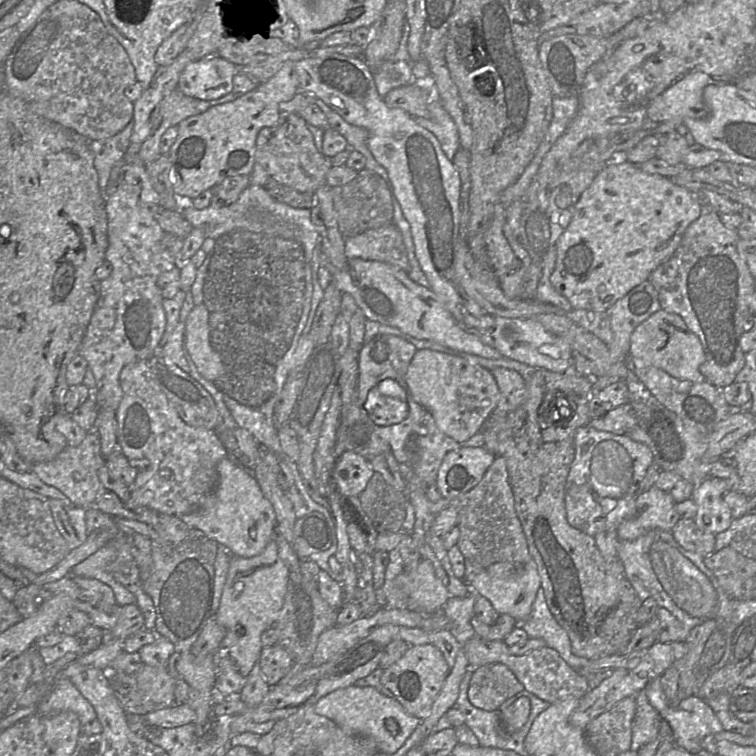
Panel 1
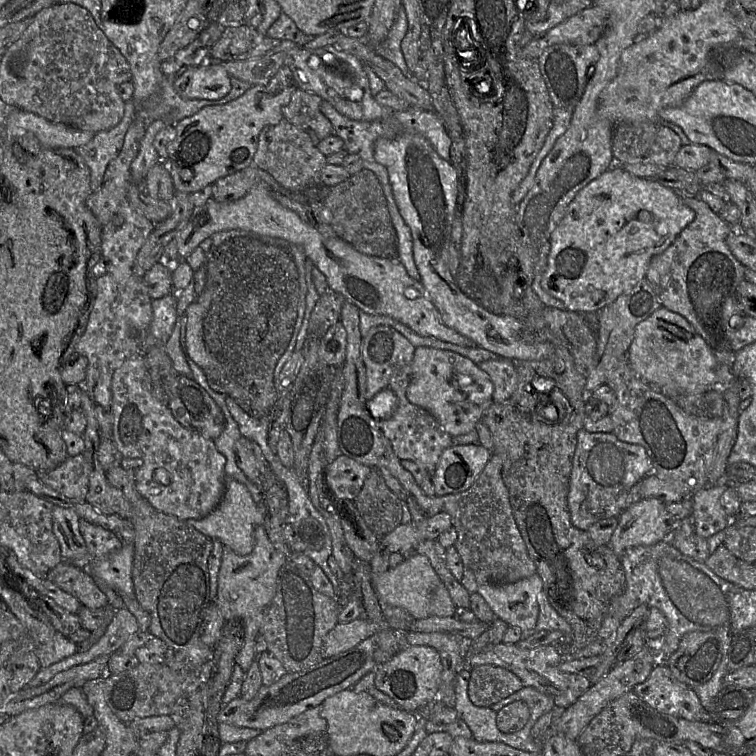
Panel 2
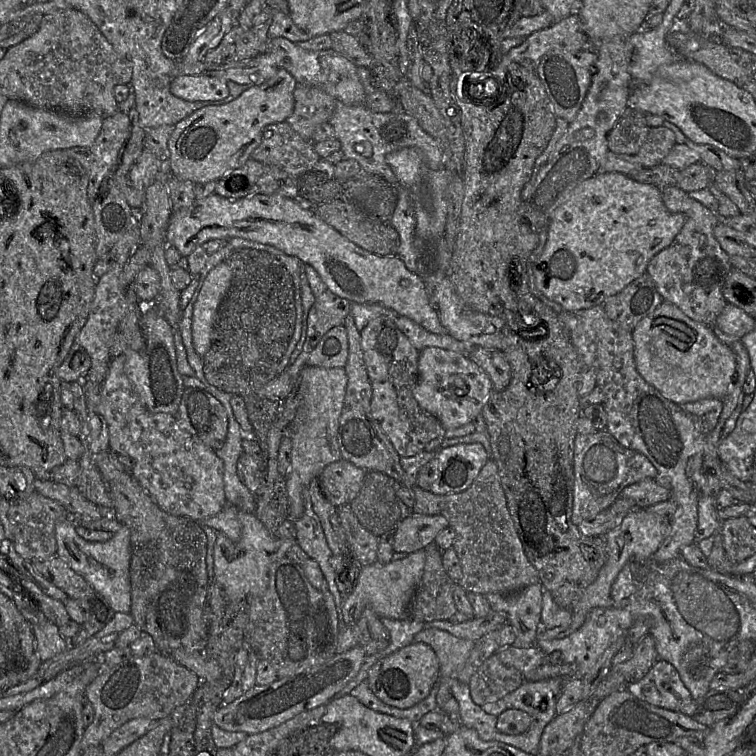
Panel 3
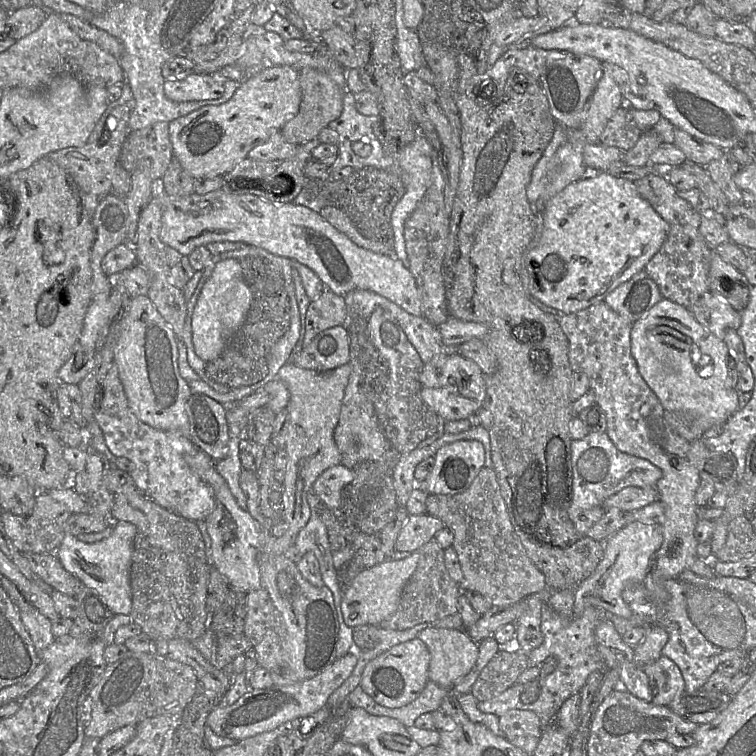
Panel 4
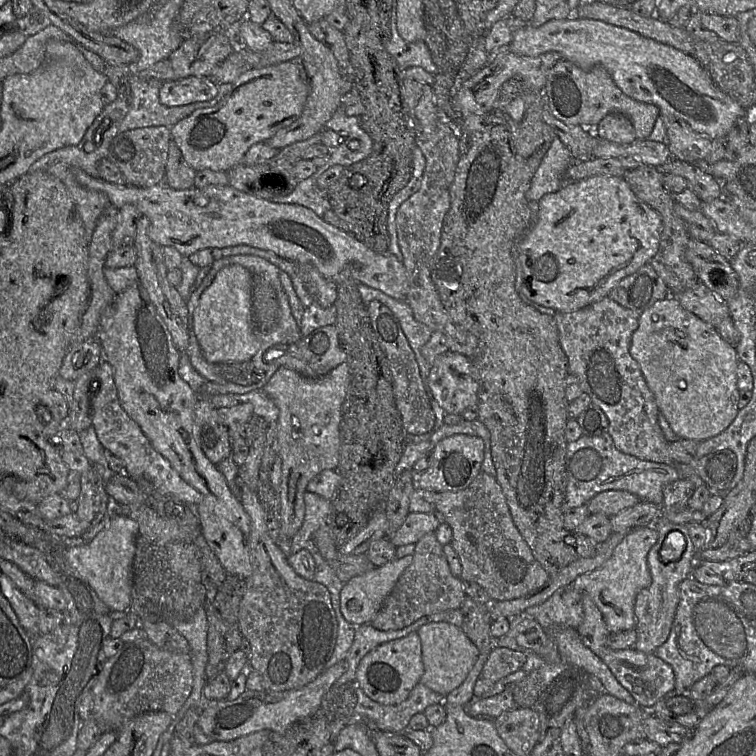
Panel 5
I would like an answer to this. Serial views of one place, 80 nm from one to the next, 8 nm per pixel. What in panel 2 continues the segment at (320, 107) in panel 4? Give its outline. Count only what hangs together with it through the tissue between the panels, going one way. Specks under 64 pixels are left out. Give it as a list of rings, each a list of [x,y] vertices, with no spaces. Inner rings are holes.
[[[297,88],[282,114],[289,123],[307,130],[309,121],[320,112],[322,101],[320,96]]]

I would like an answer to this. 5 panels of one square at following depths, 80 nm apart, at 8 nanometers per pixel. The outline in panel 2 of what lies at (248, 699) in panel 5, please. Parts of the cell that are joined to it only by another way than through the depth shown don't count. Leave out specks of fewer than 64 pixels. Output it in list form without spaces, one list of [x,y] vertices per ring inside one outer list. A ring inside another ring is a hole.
[[[368,637],[353,648],[328,657],[313,666],[287,673],[274,684],[262,685],[252,700],[242,697],[223,705],[217,715],[219,723],[261,731],[288,722],[311,707],[321,705],[327,698],[345,689],[351,689],[364,675],[374,671],[375,637]]]

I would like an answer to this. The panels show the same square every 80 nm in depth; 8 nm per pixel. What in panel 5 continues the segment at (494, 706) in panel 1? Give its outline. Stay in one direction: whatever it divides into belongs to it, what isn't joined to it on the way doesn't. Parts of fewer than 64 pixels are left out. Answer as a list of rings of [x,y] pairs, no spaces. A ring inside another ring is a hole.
[[[494,647],[477,677],[473,698],[481,698],[498,680],[521,670],[526,660],[523,652]]]

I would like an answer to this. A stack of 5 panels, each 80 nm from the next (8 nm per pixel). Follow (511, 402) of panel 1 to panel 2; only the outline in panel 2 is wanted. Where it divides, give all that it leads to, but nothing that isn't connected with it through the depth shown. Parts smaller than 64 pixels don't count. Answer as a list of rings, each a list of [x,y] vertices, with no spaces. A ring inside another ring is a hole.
[[[499,357],[480,362],[476,365],[488,374],[494,385],[494,402],[504,402],[515,392],[518,385],[515,361]]]

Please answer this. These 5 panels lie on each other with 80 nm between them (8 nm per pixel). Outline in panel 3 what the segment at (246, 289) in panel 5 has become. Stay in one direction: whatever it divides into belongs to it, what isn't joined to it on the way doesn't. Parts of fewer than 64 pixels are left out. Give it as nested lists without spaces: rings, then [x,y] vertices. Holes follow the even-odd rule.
[[[219,263],[206,277],[198,299],[194,305],[192,316],[192,341],[197,354],[203,357],[211,347],[212,333],[218,308],[225,298],[232,279],[232,271],[225,263]]]

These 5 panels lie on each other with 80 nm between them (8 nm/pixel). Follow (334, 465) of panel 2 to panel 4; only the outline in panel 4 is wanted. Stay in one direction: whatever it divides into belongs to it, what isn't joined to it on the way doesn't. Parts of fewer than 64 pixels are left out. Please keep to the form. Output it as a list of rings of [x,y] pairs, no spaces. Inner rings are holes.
[[[343,464],[326,469],[314,482],[312,491],[329,509],[337,509],[342,501],[343,490],[353,481],[354,470]]]

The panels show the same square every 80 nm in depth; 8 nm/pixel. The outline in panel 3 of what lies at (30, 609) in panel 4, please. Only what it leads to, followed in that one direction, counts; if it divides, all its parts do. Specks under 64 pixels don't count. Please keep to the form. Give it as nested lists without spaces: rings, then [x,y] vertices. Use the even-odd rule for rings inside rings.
[[[49,620],[32,622],[31,628],[35,636],[35,649],[41,662],[49,660],[71,646],[70,641],[62,637],[59,628]]]

